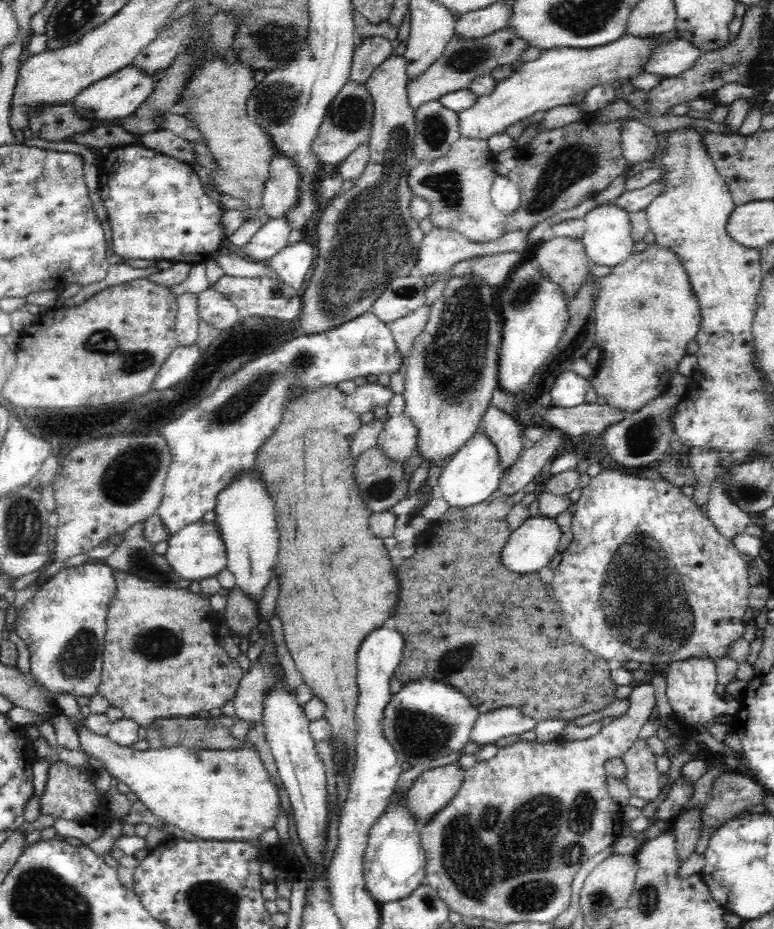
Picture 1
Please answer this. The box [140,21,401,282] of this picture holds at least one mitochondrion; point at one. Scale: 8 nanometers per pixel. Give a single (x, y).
(277, 103)

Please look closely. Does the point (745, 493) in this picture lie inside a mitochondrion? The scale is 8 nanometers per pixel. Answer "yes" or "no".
yes

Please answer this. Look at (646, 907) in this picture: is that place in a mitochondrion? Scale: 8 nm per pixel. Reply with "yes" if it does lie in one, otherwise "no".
yes

